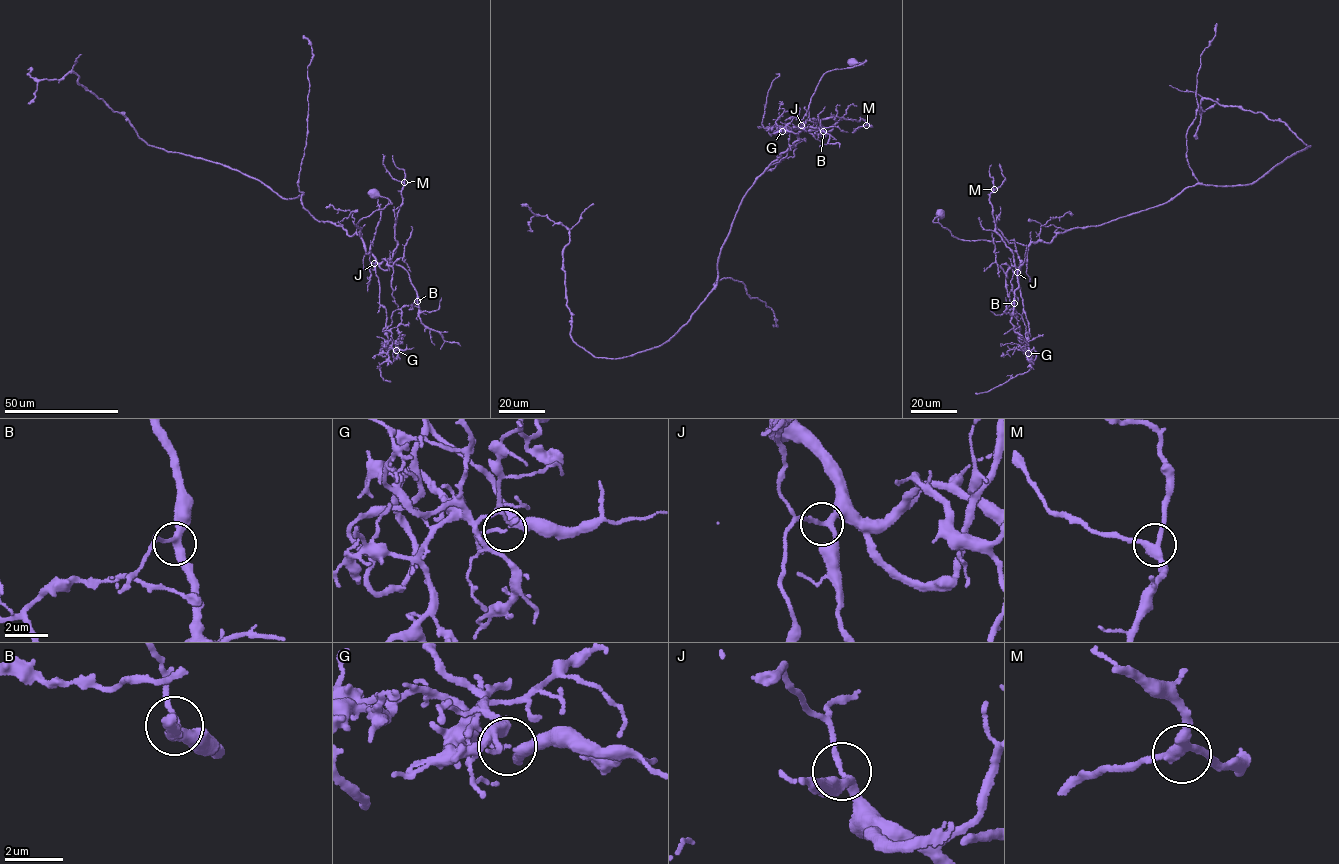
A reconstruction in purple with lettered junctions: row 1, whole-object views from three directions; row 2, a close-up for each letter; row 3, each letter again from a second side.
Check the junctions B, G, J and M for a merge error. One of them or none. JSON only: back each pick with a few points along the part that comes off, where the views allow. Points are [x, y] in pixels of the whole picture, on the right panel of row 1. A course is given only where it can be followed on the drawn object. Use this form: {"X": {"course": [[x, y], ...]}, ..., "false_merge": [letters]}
{"G": {"course": [[1028, 353], [1028, 357], [1032, 357], [1022, 318], [1017, 314], [1019, 334], [1025, 343], [1043, 334]]}, "false_merge": ["G"]}

